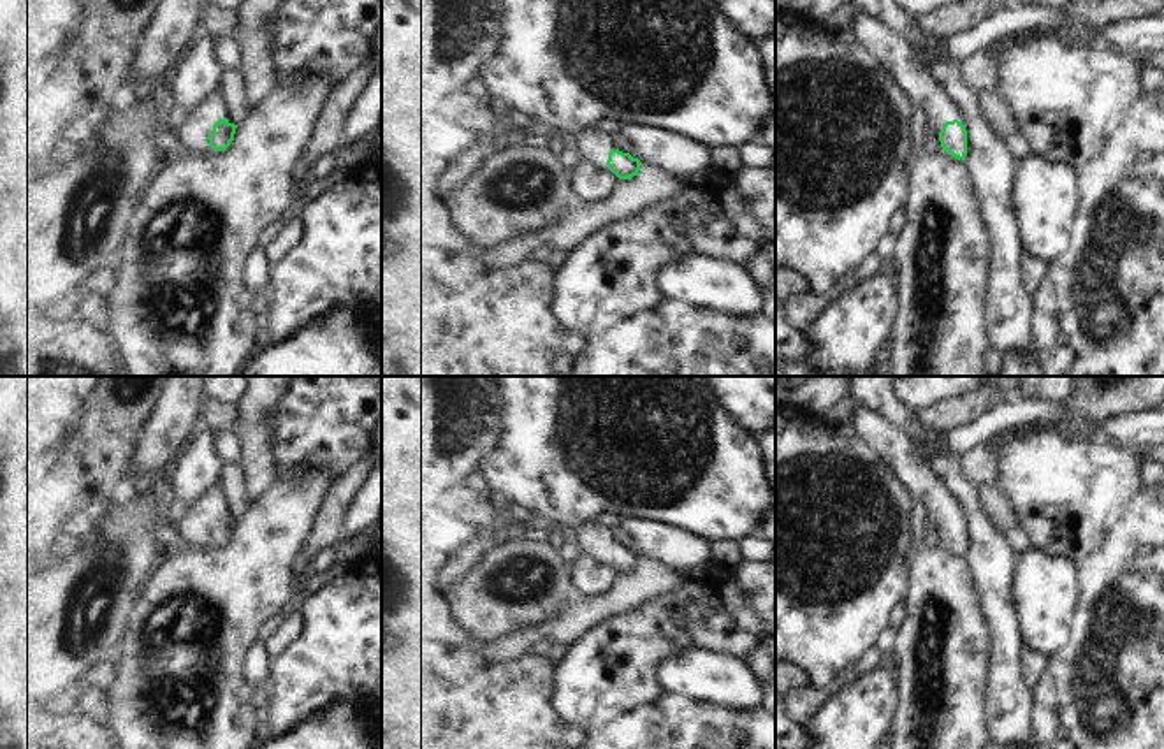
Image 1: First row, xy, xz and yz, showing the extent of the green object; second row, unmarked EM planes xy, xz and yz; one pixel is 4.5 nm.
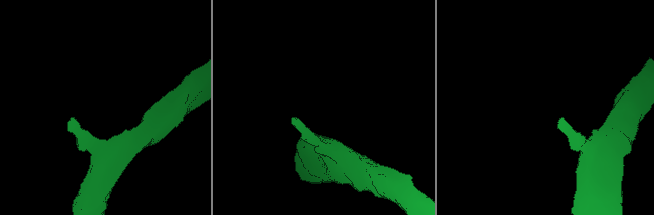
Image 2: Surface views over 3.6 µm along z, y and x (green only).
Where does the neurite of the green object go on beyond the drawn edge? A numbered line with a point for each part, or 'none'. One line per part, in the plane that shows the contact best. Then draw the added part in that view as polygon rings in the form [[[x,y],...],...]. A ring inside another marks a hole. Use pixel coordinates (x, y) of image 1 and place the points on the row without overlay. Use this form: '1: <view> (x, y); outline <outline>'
1: xy (196, 524); outline [[[220,485],[207,491],[195,505],[188,506],[188,513],[181,520],[183,536],[192,547],[207,547],[209,527],[213,519],[227,512],[227,496]]]

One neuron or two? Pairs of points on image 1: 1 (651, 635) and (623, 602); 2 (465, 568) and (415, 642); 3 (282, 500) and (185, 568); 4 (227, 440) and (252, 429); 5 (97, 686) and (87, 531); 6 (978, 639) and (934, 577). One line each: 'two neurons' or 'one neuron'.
1: two neurons
2: two neurons
3: one neuron
4: two neurons
5: two neurons
6: one neuron

